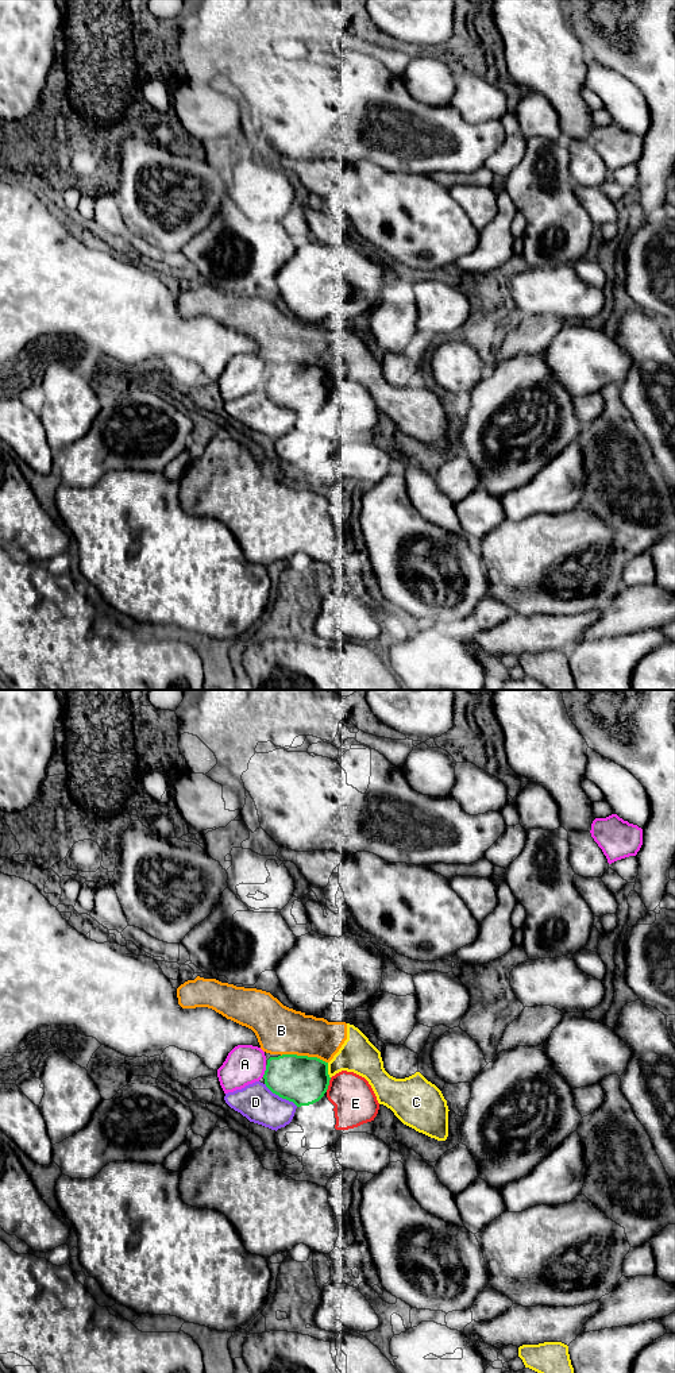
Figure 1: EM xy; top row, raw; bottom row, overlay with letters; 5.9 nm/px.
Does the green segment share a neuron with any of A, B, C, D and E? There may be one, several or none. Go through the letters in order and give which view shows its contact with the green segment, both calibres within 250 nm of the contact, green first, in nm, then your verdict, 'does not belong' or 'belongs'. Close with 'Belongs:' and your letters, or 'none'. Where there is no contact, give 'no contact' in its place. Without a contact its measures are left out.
A: xy | 280/240 nm | does not belong
B: xy | 280/280 nm | does not belong
C: xy | 280/220 nm | does not belong
D: xy | 280/220 nm | does not belong
E: xy | 280/260 nm | does not belong
Belongs: none

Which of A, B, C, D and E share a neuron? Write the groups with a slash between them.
A / B C / D / E

